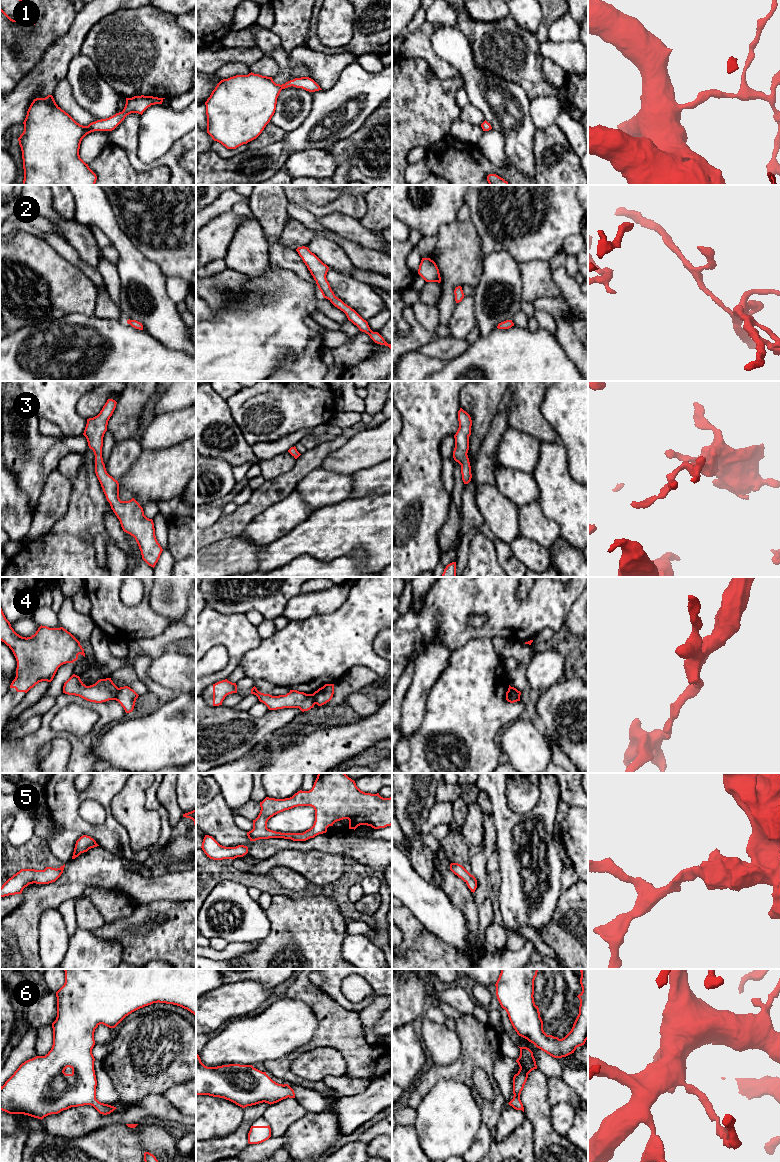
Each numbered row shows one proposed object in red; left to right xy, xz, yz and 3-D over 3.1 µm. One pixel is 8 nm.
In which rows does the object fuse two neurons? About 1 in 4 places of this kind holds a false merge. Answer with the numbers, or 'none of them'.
4

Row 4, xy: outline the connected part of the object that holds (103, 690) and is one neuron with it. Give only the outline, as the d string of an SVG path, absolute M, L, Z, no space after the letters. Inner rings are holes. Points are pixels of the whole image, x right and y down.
M73 674L64 683L63 693L79 696L90 702L102 703L115 700L118 689L111 678L100 679L95 684L86 686L79 676Z

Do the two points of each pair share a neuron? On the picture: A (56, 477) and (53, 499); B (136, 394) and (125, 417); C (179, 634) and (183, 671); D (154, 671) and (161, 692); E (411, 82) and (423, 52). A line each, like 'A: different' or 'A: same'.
A: same
B: same
C: different
D: different
E: different

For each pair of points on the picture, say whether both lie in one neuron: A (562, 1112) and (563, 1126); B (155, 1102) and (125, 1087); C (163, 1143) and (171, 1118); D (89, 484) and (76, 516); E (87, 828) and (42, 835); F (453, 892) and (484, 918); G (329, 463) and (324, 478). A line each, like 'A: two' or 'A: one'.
A: one
B: two
C: two
D: one
E: two
F: two
G: two

